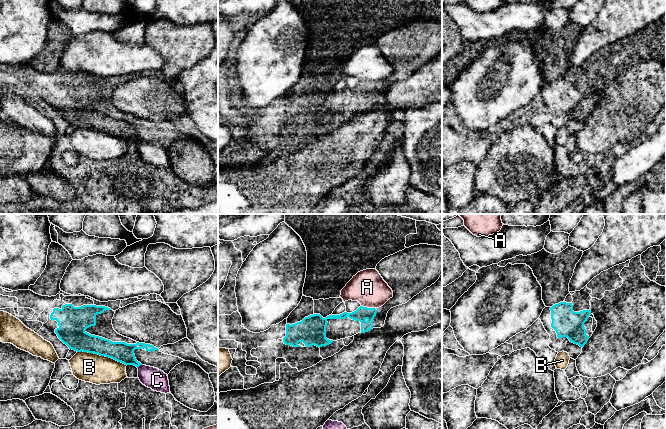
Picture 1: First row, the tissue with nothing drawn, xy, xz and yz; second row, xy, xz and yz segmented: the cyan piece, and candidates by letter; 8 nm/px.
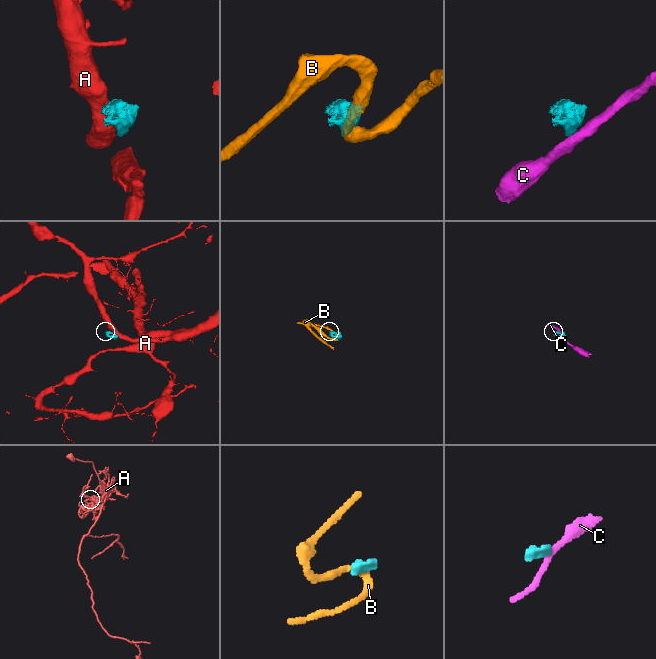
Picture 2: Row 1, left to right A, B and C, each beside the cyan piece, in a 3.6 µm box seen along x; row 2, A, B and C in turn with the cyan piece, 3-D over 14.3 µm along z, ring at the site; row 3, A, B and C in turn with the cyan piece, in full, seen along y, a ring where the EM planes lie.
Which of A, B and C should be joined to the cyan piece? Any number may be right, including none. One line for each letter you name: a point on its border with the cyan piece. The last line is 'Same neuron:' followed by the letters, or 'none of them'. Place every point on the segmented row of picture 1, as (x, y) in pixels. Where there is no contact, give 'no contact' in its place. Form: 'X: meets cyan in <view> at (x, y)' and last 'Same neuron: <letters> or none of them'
Same neuron: none of them

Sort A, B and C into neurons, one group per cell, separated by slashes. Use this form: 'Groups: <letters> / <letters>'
Groups: A / B C

